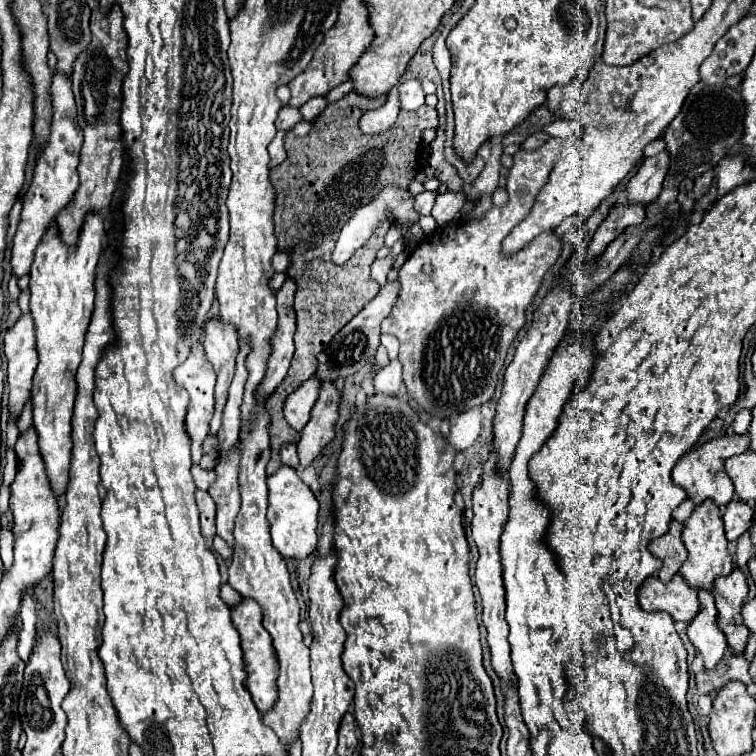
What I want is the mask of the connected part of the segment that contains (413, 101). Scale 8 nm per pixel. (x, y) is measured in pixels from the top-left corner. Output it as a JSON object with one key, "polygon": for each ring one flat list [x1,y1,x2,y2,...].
{"polygon":[[404,81,398,85,400,95,400,109,402,111,414,111,420,105,424,105,424,91,420,87,420,81]]}

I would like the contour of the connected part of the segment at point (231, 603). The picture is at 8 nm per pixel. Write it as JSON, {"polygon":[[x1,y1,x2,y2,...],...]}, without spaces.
{"polygon":[[222,585,222,591,220,591,220,597,222,597,222,601,228,605,228,607,236,607,240,601,242,601,242,597,238,595,238,591,232,587,232,585]]}

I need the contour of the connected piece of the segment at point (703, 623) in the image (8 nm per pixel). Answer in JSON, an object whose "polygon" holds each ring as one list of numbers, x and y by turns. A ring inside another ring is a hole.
{"polygon":[[698,591,698,599,700,599,700,613,692,619,692,623,688,625,688,639,690,643,696,647,696,651,702,655,704,659,704,667,708,671,714,671,716,665,720,663,720,659,726,653,726,637,722,635,722,631,716,627,716,605,714,605,714,595,712,593,702,593]]}

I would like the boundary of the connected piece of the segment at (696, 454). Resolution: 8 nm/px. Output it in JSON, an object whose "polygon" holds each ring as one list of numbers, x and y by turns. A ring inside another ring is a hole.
{"polygon":[[722,435,718,439,704,443,702,447,686,453,678,461,678,465,674,467,674,473,672,473,674,483,680,485,688,493,688,497,694,501,694,505,700,505,706,499,712,499,718,507,728,505,734,497,734,485,724,471,724,461,732,455,744,453,748,449,748,443,750,443,748,435]]}

